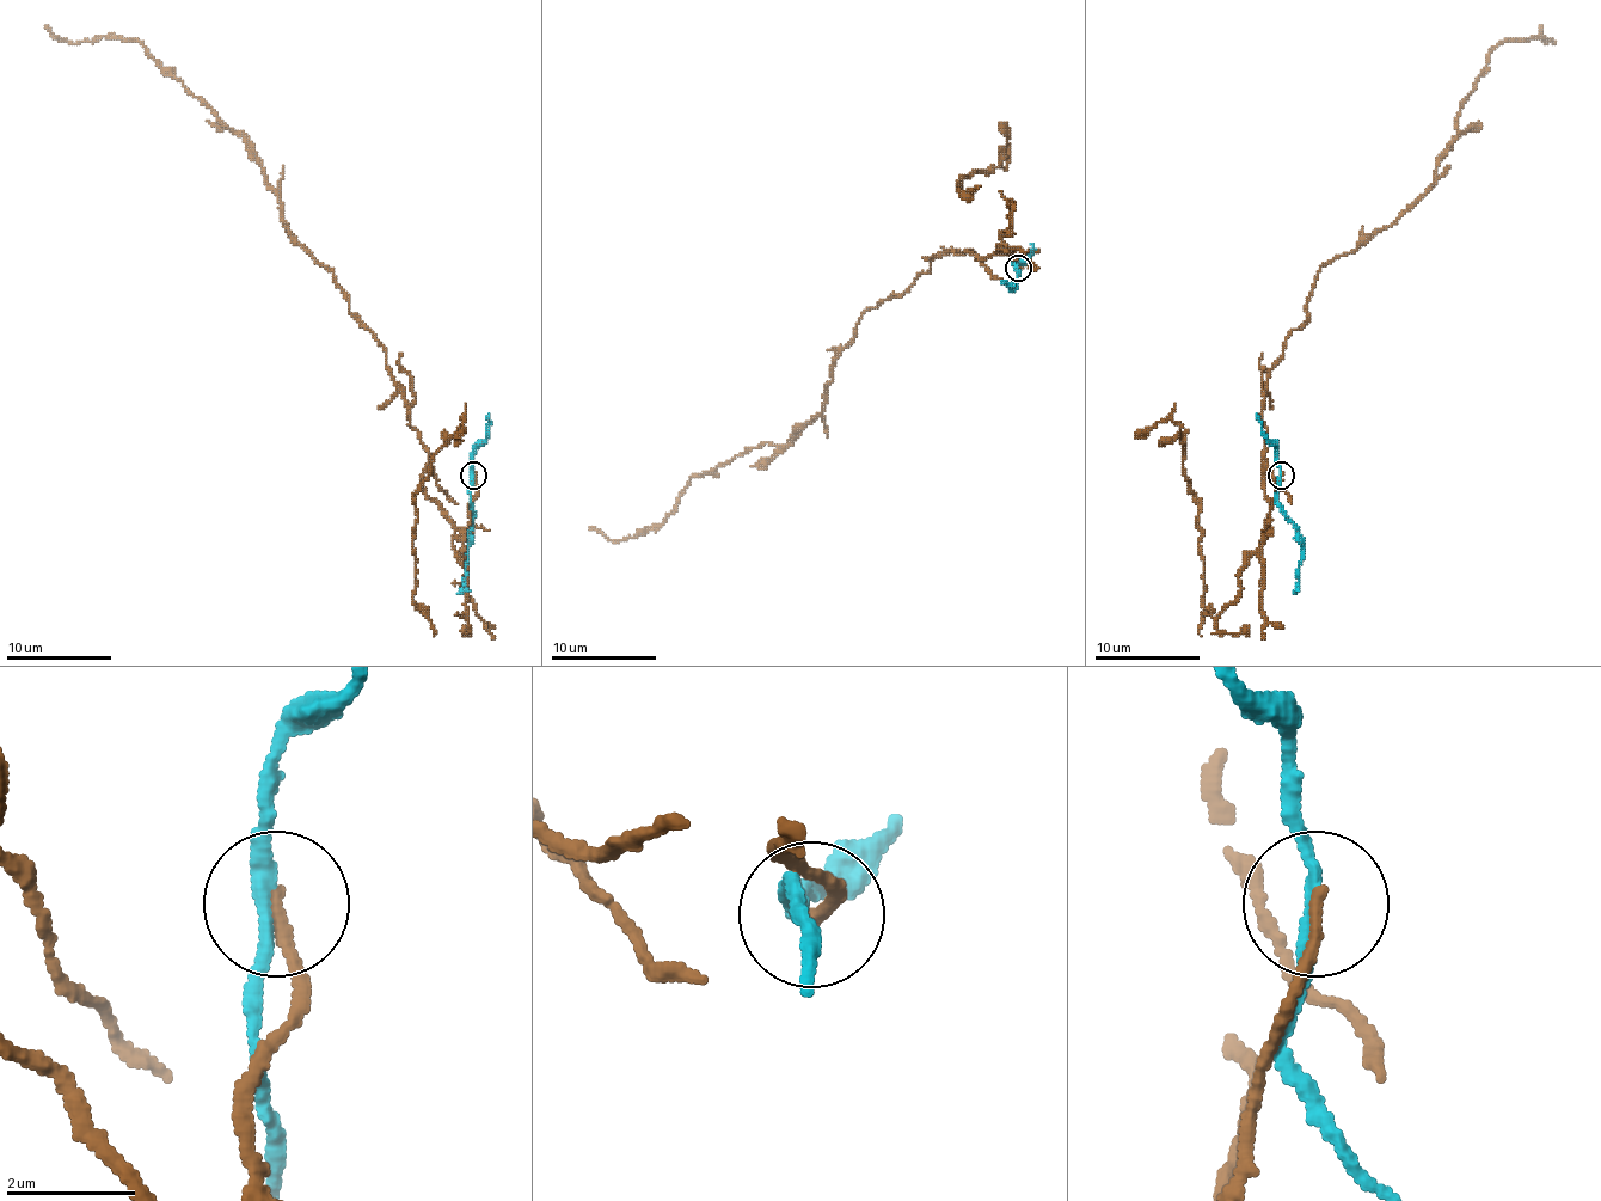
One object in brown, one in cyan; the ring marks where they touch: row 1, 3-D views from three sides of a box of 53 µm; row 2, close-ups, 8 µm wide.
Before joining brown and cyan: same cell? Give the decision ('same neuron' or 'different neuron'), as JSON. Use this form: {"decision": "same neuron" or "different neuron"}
{"decision": "different neuron"}

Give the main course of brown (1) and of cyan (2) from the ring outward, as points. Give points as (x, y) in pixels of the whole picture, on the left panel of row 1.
1: (473, 475), (458, 527), (425, 492), (386, 348), (288, 231), (240, 136), (137, 41), (45, 25)
2: (473, 475), (473, 525), (465, 586), (458, 593)

